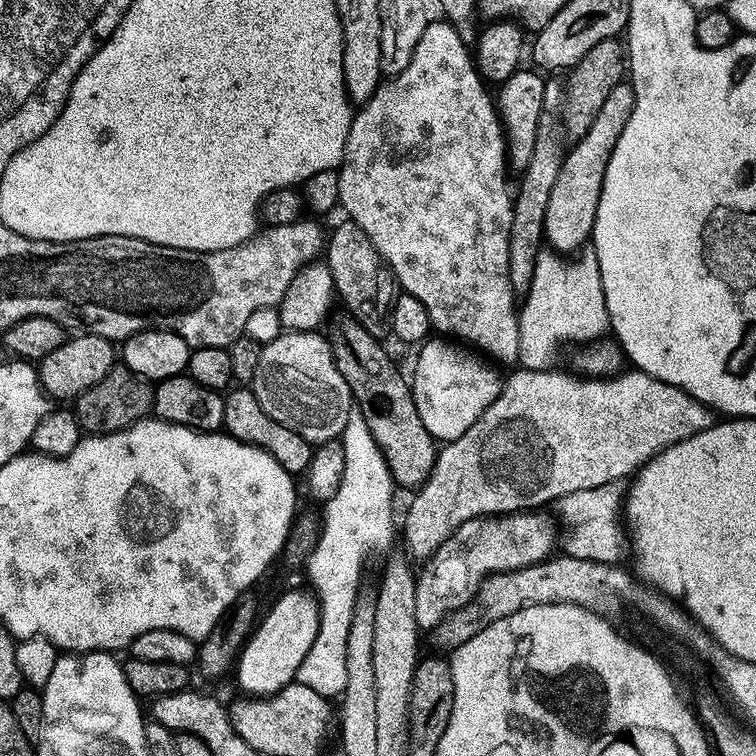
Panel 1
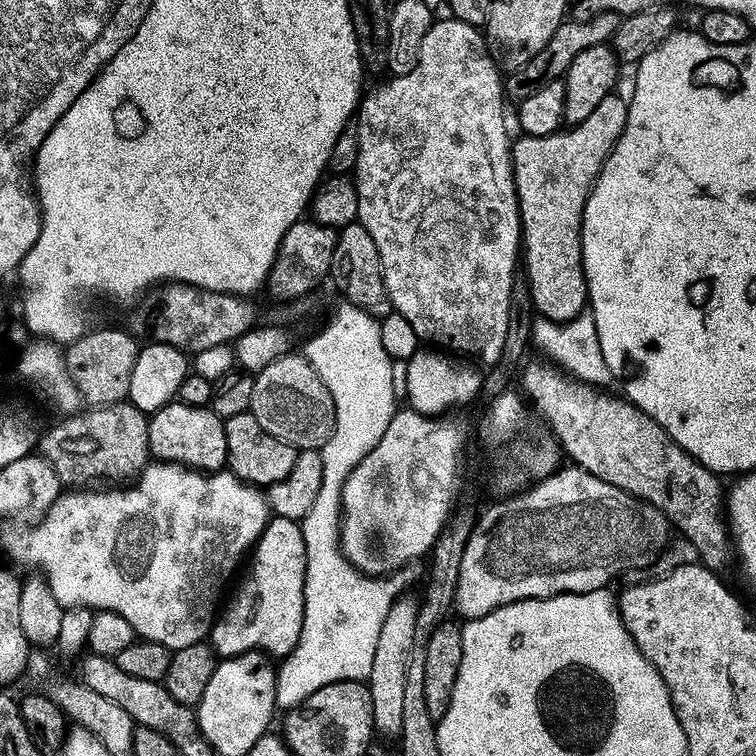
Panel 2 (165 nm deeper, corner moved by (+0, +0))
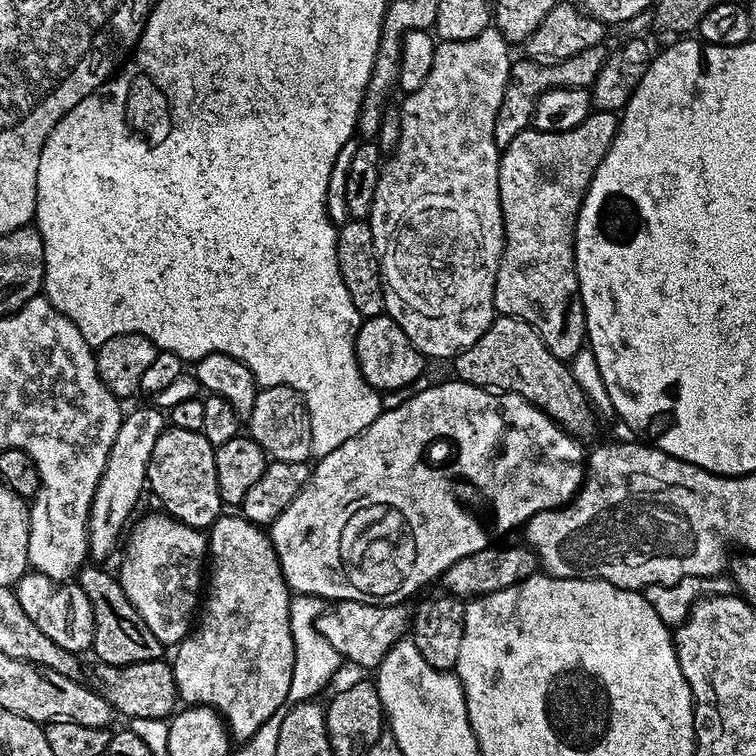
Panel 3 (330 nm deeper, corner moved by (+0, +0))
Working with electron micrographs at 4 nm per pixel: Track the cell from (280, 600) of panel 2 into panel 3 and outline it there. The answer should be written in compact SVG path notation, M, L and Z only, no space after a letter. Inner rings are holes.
M221 514L212 523L210 535L212 593L208 596L208 613L201 620L199 617L195 631L180 641L175 649L176 660L171 661L171 666L179 699L192 706L215 708L228 721L235 741L243 744L254 737L261 726L267 725L272 720L270 718L273 715L274 718L289 701L290 678L296 666L290 589L284 582L271 535L263 527L250 523L240 514Z

